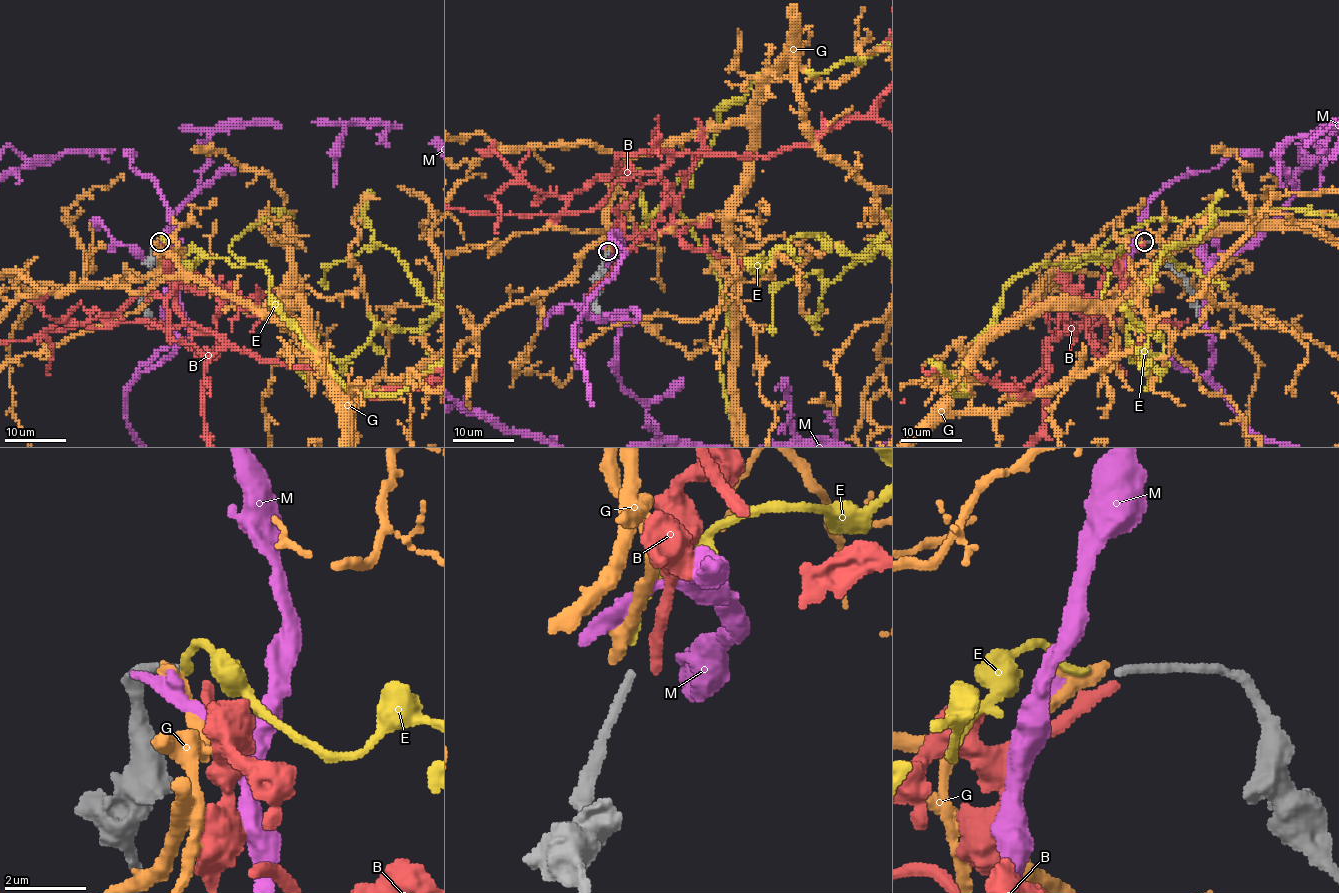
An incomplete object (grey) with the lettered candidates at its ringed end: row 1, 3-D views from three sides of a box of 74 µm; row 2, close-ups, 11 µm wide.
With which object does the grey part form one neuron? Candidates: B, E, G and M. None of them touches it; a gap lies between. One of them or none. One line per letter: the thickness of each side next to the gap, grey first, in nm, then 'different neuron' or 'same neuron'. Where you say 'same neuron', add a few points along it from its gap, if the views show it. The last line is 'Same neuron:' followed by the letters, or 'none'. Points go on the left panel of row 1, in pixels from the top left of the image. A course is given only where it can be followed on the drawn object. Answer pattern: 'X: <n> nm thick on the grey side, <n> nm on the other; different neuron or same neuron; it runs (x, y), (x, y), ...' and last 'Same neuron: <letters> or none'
B: 200 nm thick on the grey side, 280 nm on the other; different neuron
E: 200 nm thick on the grey side, 190 nm on the other; same neuron
G: 200 nm thick on the grey side, 400 nm on the other; different neuron
M: 200 nm thick on the grey side, 440 nm on the other; different neuron
Same neuron: E

